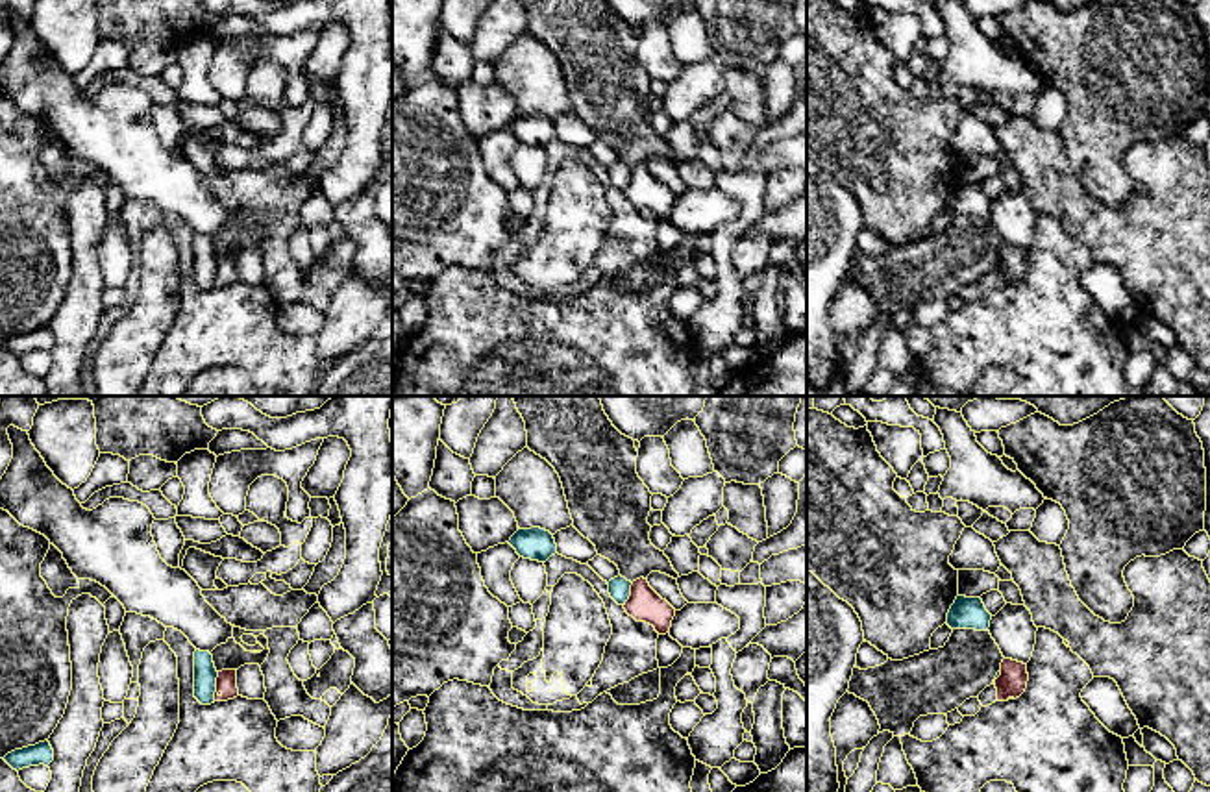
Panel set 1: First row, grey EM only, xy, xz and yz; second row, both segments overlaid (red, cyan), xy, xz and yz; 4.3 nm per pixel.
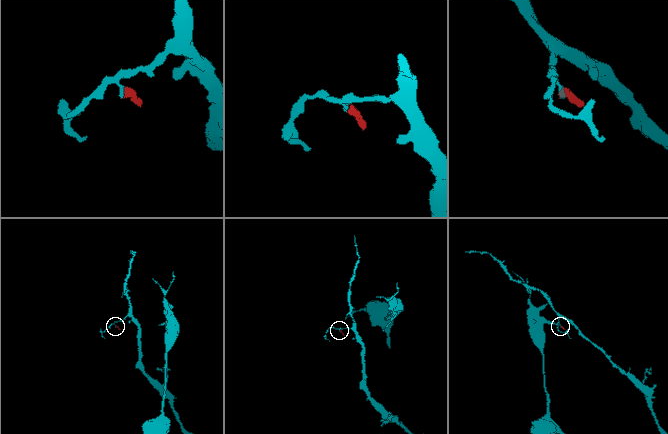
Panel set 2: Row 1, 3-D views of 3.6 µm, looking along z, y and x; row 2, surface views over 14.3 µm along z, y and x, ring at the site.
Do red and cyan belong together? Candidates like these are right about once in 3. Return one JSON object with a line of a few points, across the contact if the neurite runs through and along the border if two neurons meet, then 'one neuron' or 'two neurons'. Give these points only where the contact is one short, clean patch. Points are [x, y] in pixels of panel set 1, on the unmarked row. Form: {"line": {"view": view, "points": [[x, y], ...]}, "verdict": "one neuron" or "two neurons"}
{"line": {"view": "xy", "points": [[219, 258], [213, 285]]}, "verdict": "two neurons"}

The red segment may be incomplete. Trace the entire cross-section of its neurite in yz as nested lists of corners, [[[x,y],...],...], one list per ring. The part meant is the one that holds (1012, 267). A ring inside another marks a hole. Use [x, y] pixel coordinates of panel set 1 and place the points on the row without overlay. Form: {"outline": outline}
{"outline": [[[1003,244],[1001,261],[986,272],[977,283],[982,292],[988,292],[995,287],[1006,287],[1008,283],[1019,283],[1027,274],[1029,259],[1027,250]]]}

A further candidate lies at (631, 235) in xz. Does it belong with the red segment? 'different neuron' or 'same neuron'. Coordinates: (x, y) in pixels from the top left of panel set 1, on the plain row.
different neuron

